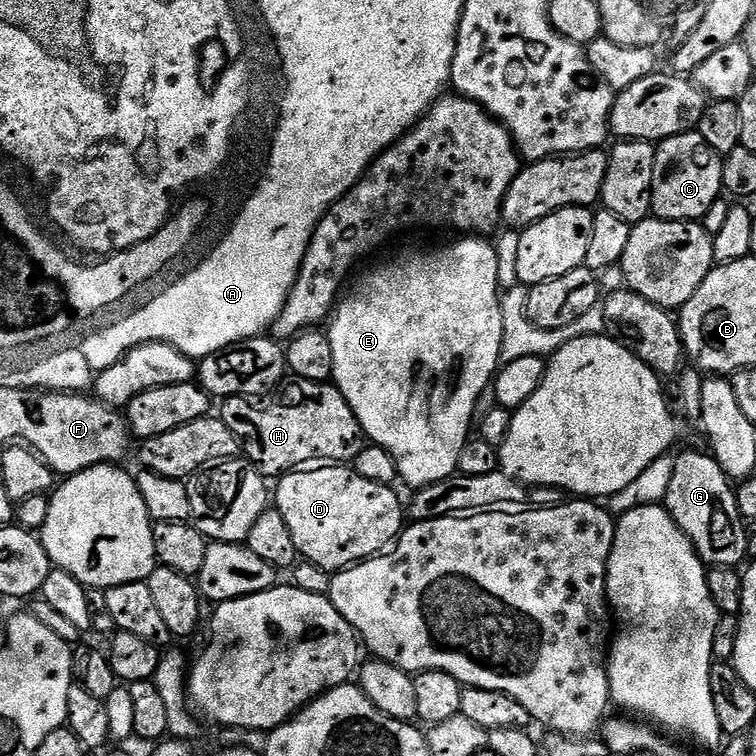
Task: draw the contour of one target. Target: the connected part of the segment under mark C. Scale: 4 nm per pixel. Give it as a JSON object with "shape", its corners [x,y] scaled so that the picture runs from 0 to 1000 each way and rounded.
{"shape":[[[923,172],[899,175],[872,187],[865,209],[861,284],[869,291],[930,292],[939,272],[944,272],[958,254],[956,218],[954,202],[944,200]]]}

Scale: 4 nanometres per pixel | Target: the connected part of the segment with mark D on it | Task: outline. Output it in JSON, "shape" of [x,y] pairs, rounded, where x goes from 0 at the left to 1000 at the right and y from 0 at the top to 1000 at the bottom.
{"shape":[[[418,616],[409,622],[388,622],[369,631],[366,640],[370,642],[362,646],[362,671],[373,680],[373,685],[378,685],[378,696],[384,696],[393,731],[406,745],[419,746],[437,759],[507,731],[528,710],[537,693],[537,672],[532,661],[529,667],[524,657],[525,647],[488,638],[460,616]]]}

